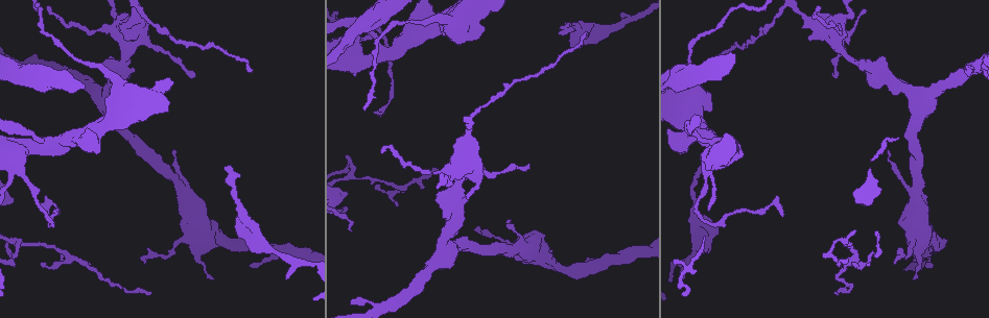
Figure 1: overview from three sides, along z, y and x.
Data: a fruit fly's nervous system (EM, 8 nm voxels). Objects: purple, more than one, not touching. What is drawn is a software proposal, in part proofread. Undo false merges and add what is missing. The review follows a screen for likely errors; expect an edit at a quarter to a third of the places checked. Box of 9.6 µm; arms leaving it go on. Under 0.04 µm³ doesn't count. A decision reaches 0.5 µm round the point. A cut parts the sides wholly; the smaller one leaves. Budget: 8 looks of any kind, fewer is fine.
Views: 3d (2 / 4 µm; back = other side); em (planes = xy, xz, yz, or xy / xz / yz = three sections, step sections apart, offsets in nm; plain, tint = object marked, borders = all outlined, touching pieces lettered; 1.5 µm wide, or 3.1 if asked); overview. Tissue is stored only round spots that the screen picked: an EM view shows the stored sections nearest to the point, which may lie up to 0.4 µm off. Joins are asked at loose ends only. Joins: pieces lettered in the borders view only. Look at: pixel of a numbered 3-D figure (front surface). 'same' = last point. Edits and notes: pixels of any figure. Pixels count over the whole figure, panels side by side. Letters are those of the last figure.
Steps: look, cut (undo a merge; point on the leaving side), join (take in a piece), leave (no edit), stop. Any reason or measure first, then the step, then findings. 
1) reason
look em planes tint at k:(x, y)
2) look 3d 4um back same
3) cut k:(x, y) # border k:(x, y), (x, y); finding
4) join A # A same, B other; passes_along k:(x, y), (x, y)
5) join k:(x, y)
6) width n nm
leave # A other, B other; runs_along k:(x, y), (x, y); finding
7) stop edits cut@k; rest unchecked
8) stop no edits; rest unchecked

an open end
look em xz step 4 tint at 1:(700, 165)

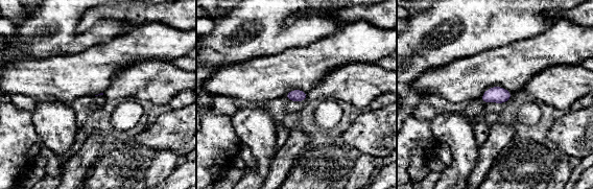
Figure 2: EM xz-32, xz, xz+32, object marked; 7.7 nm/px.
look em xy step 4 borders same

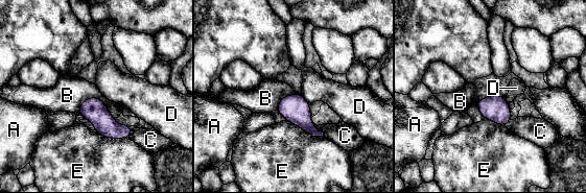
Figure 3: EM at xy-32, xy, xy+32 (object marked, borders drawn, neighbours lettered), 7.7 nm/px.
width 180 nm
leave # A other, B other, C other, D other, E other; none of them fits

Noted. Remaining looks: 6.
thin end
look 3d 4um at 1:(194, 74)

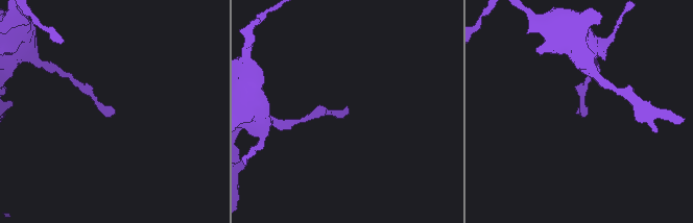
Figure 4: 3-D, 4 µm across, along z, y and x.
need the tissue
look em planes borders at 4:(582, 112)

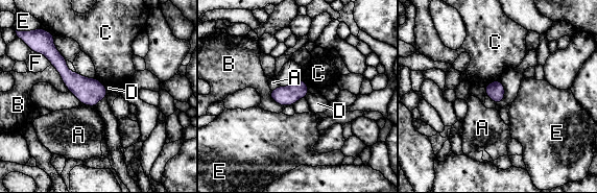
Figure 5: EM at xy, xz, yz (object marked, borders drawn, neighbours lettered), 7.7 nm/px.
width 140 nm
leave # A other, B other, C other, D other, E other, F other; none of them fits

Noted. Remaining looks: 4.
abrupt turn
look em planes borders at 1:(140, 10)

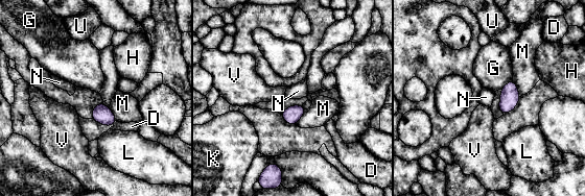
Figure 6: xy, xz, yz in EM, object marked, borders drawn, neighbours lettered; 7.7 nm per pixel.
leave # D other, G other, H other, K other, L other, M other, N other, U other, V other; one neuron here

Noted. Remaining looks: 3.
stop no edits; rest unchecked

